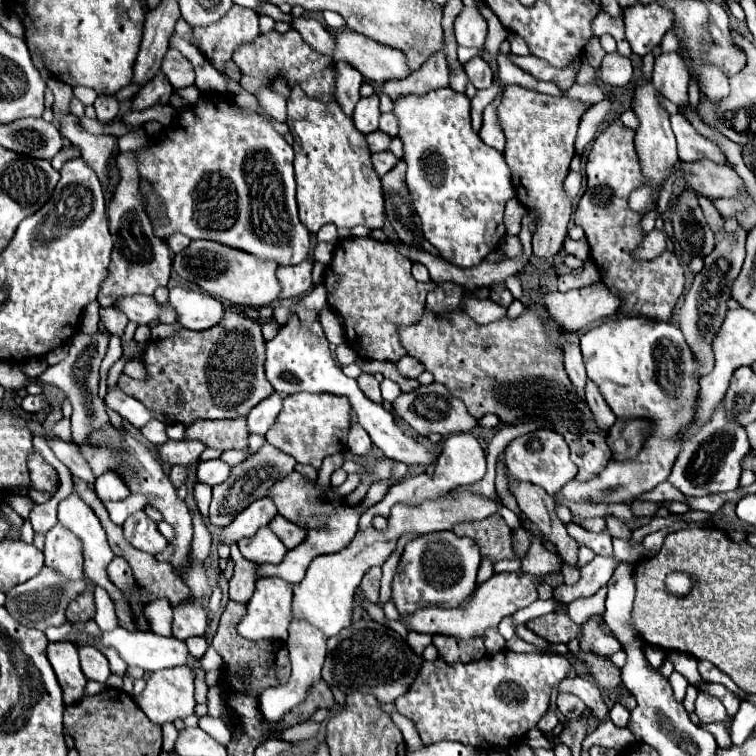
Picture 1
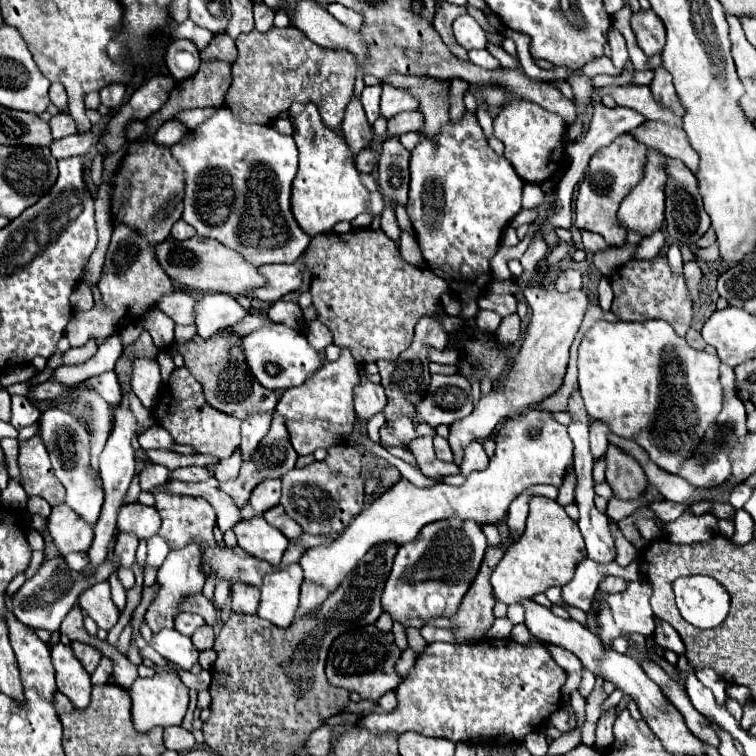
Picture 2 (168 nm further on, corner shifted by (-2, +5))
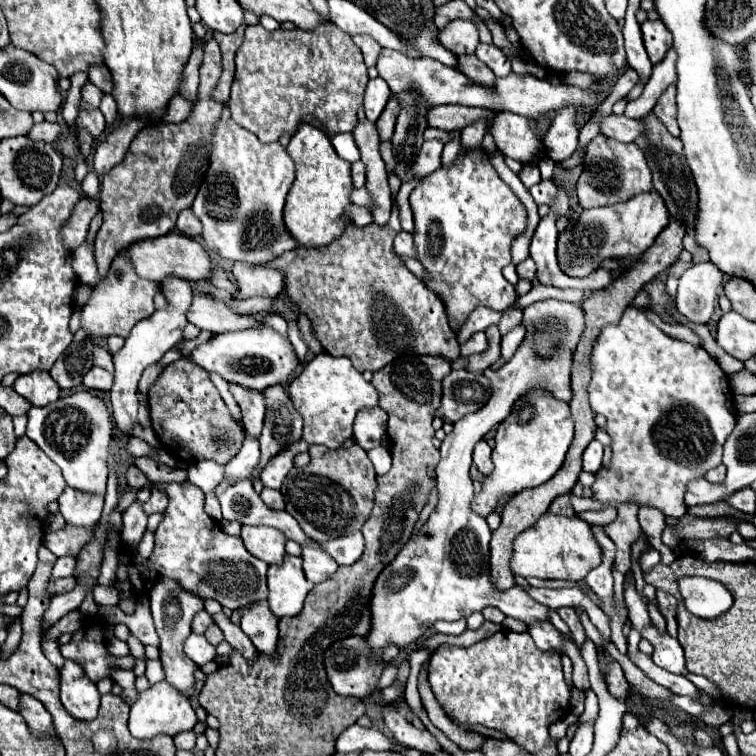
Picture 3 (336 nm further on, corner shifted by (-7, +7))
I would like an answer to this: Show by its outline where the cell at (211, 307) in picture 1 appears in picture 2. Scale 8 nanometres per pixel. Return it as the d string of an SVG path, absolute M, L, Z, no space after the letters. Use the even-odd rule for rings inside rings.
M209 292L197 302L197 334L207 340L221 328L237 324L245 314L247 310L231 294Z

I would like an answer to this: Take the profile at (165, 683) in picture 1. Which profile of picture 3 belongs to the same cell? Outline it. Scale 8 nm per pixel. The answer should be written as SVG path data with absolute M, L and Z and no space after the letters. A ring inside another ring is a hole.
M162 680L138 694L136 702L130 708L128 728L130 728L130 734L136 738L154 738L156 734L174 736L178 732L192 730L196 722L198 722L198 718L194 714L194 708L190 706L190 700L184 698L184 694L180 694L172 684Z

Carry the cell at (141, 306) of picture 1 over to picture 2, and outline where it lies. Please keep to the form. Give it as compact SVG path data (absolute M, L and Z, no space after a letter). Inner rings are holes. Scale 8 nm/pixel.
M173 292L171 296L163 296L153 308L163 310L175 324L195 324L195 304L197 300L189 292Z

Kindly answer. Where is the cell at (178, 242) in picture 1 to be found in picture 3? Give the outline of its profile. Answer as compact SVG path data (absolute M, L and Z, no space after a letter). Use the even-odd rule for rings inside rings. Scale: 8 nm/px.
M188 208L188 210L182 210L182 212L180 212L176 228L178 228L184 236L198 238L198 236L200 236L200 230L202 230L202 224L200 224L200 220L196 220L196 216L192 214L192 210Z

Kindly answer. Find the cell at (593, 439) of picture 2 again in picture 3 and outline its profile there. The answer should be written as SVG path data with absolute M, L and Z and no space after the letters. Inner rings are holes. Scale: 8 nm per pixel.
M592 440L584 450L584 470L598 472L602 468L602 454L604 454L604 446L598 440Z

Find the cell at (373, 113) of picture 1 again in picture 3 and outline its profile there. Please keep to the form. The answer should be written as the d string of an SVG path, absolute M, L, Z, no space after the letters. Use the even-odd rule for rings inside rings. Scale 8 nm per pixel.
M374 78L368 82L368 88L364 92L364 110L366 110L366 118L370 122L378 120L378 116L382 114L390 96L392 96L392 92L382 78Z

